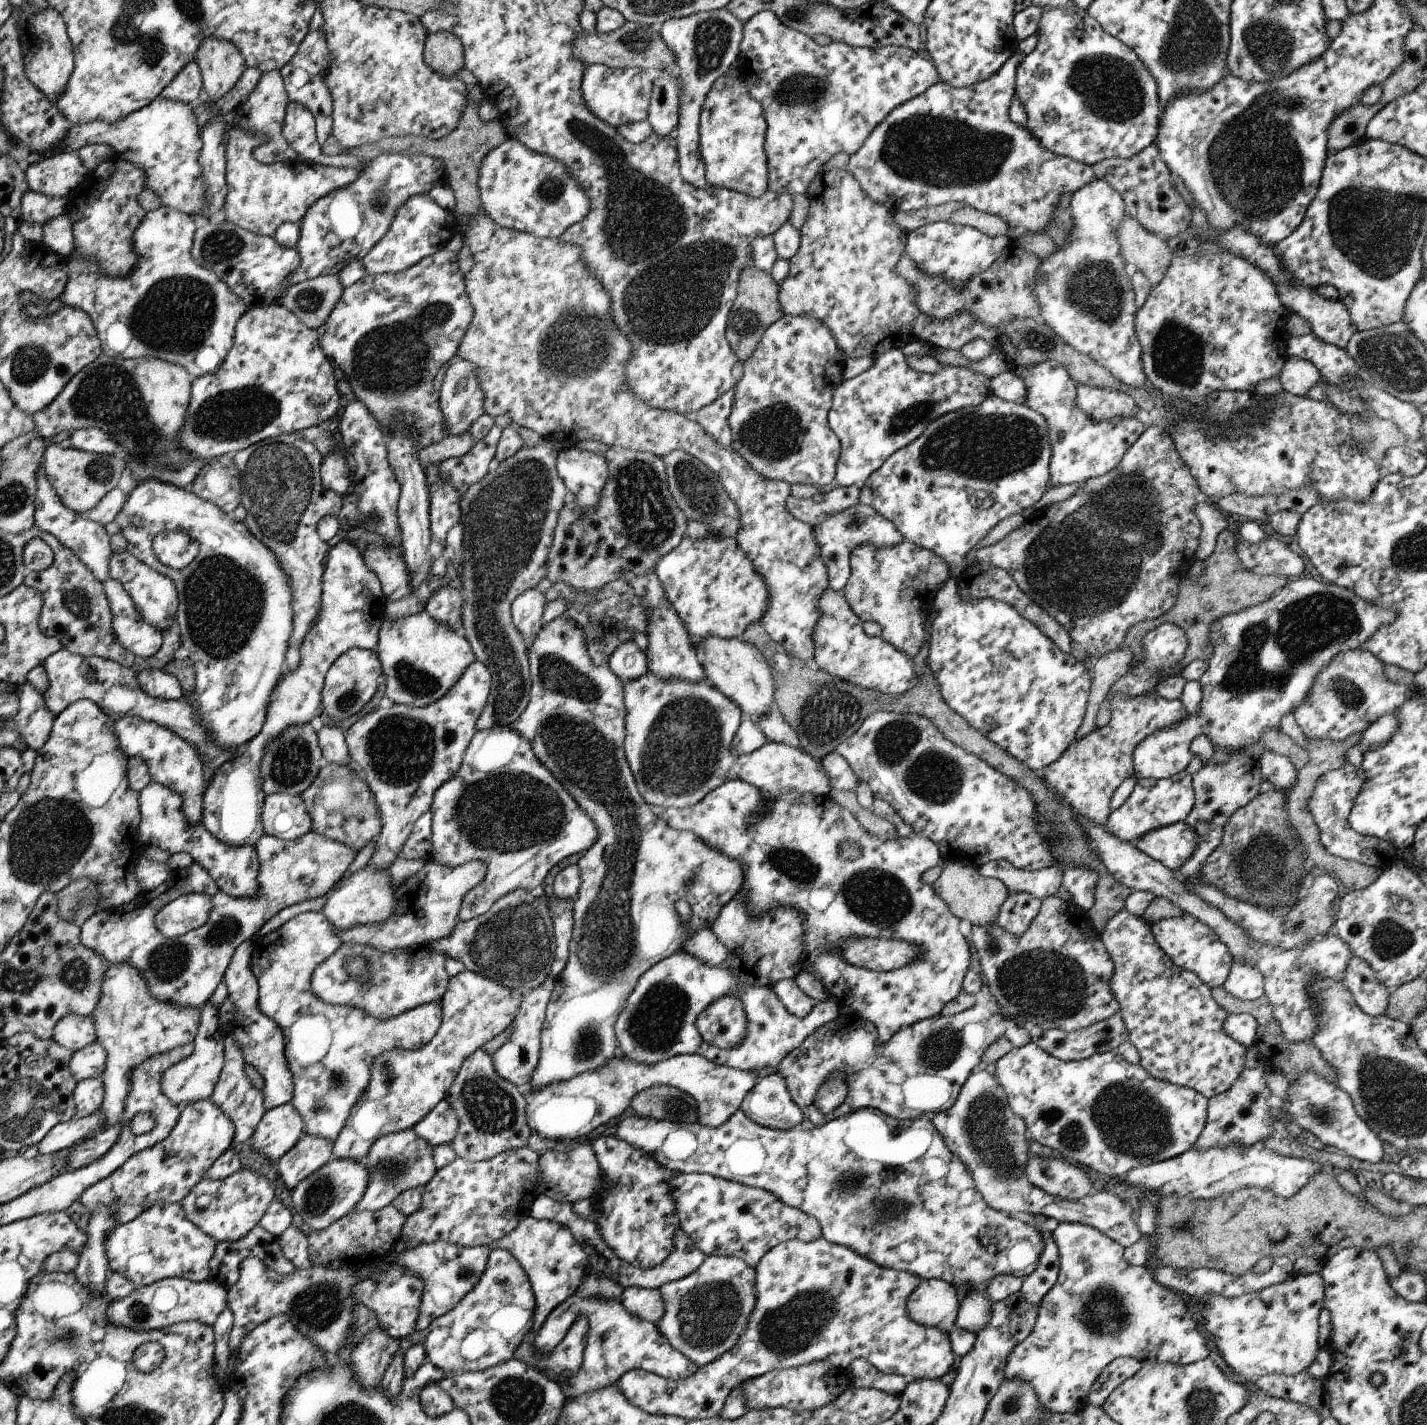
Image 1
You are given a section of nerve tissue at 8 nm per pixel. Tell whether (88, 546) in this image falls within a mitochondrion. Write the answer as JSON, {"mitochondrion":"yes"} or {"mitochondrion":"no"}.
{"mitochondrion":"no"}

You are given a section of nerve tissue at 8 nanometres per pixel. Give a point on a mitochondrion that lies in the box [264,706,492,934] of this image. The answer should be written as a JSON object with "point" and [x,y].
{"point":[401,750]}

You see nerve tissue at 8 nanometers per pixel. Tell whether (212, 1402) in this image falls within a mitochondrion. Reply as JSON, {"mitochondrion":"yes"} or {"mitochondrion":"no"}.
{"mitochondrion":"no"}

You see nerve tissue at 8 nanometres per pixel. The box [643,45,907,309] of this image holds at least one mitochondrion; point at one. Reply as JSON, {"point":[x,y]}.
{"point":[808,90]}

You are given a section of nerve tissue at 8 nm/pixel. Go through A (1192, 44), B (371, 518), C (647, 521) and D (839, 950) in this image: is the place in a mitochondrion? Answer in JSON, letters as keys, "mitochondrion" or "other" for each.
{"A":"mitochondrion","B":"other","C":"mitochondrion","D":"other"}

